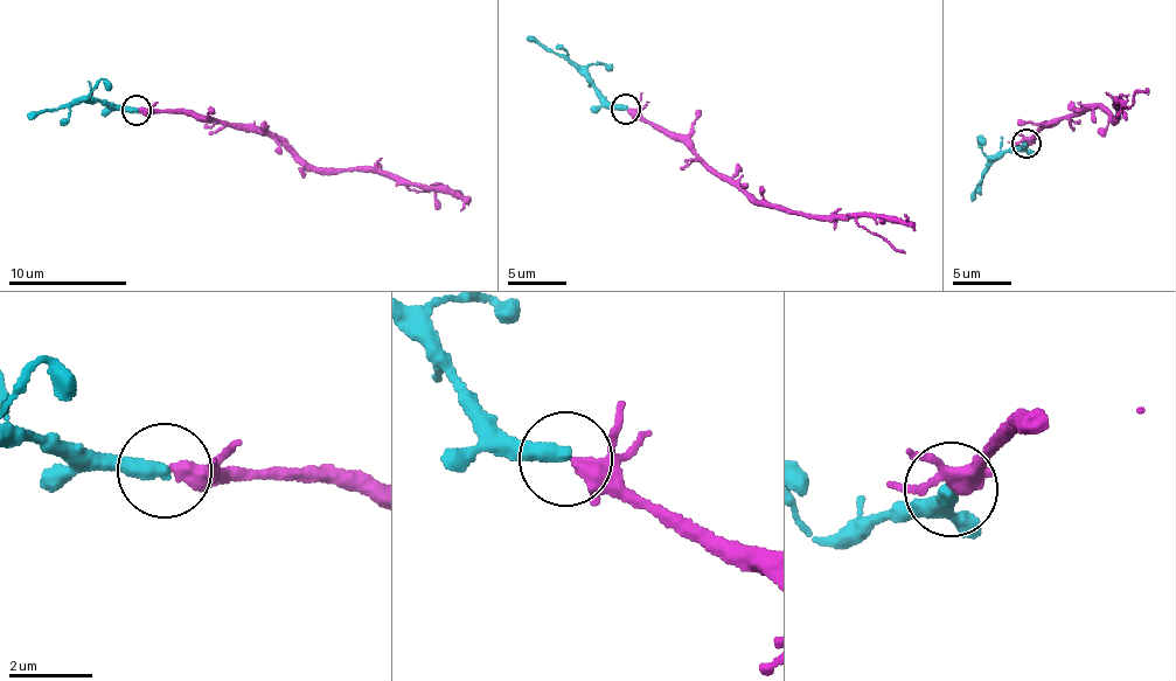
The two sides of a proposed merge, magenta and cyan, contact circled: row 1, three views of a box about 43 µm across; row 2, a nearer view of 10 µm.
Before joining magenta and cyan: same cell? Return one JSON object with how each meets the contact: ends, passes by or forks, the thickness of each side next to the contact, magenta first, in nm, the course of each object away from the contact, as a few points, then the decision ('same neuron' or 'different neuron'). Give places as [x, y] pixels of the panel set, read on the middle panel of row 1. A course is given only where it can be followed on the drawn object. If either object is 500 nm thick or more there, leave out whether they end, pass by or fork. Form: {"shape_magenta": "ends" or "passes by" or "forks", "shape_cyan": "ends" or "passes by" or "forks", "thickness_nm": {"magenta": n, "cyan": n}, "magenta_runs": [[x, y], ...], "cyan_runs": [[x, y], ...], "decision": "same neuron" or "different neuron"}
{"shape_magenta": "forks", "shape_cyan": "ends", "thickness_nm": {"magenta": 240, "cyan": 400}, "magenta_runs": [[627, 110], [666, 127], [743, 188], [772, 206], [807, 215], [898, 217], [907, 221], [905, 215]], "cyan_runs": [[625, 110], [582, 74], [527, 37]], "decision": "same neuron"}

